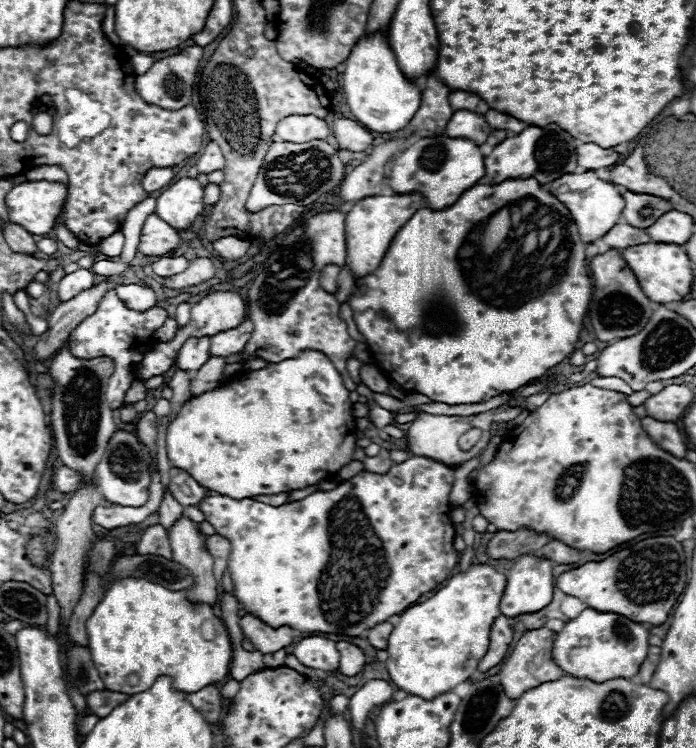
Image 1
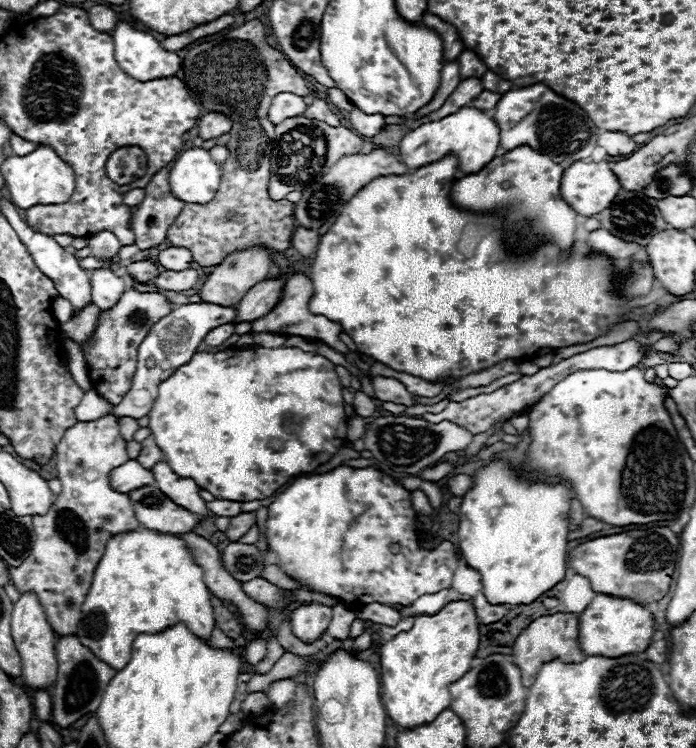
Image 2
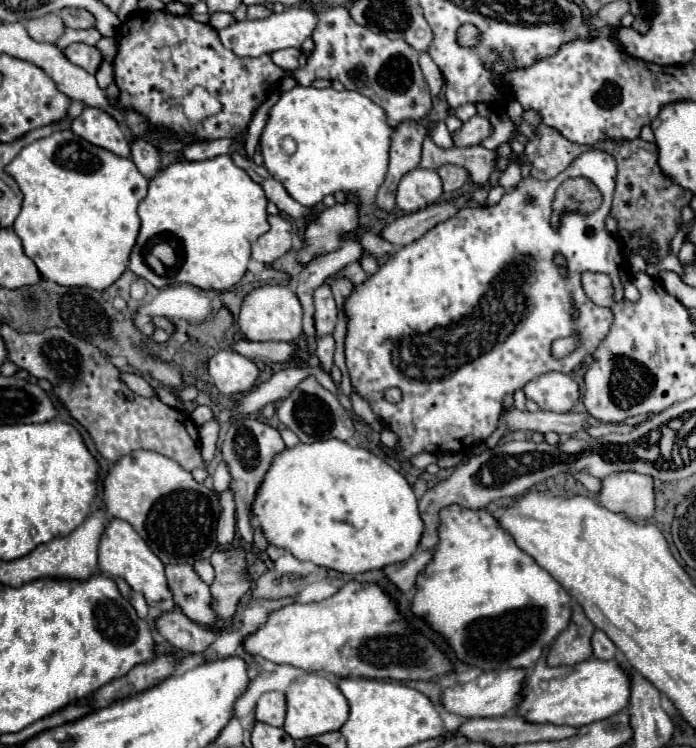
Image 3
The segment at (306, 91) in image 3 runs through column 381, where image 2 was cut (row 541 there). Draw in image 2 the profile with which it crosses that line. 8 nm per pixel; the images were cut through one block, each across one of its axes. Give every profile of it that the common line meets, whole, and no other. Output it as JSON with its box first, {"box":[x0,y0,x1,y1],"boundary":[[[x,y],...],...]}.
{"box":[76,528,214,670],"boundary":[[[148,528],[114,534],[94,570],[76,636],[102,662],[120,670],[128,664],[132,642],[138,634],[156,634],[176,622],[184,622],[196,636],[208,640],[214,628],[210,596],[212,592],[204,584],[204,570],[194,562],[182,538]]]}

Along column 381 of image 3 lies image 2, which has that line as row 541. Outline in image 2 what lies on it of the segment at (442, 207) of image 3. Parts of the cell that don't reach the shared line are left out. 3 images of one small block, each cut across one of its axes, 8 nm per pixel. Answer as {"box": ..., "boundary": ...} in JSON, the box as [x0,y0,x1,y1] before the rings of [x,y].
{"box":[226,512,256,542],"boundary":[[[242,512],[238,516],[232,516],[230,518],[230,526],[226,530],[226,536],[232,542],[238,542],[238,538],[244,536],[254,524],[256,524],[256,512]]]}

